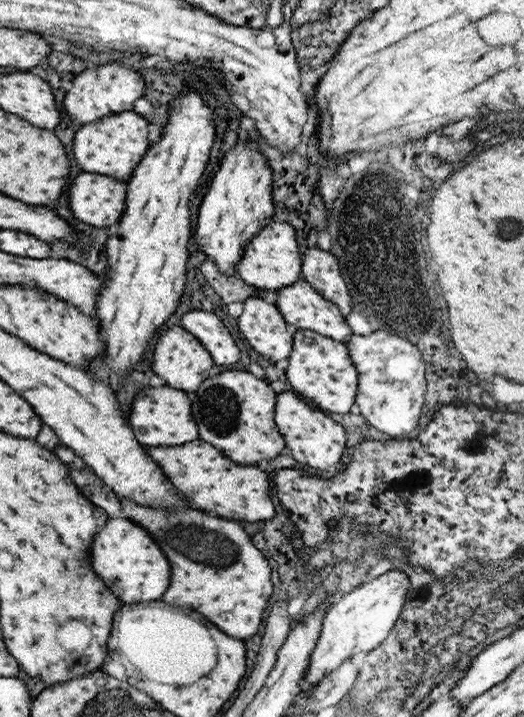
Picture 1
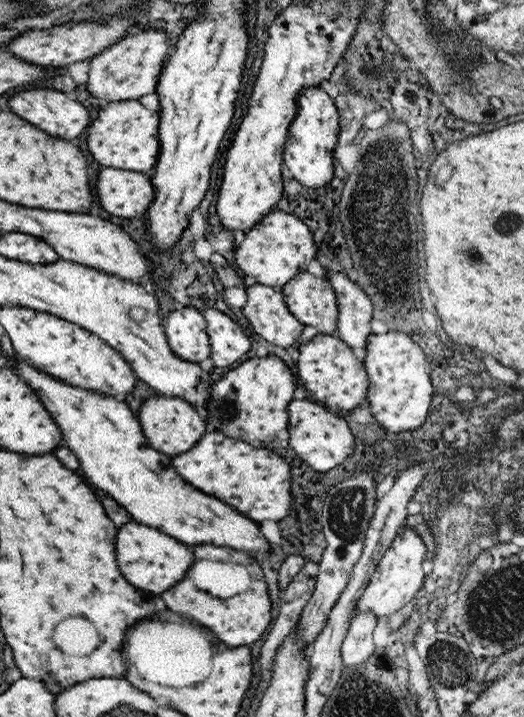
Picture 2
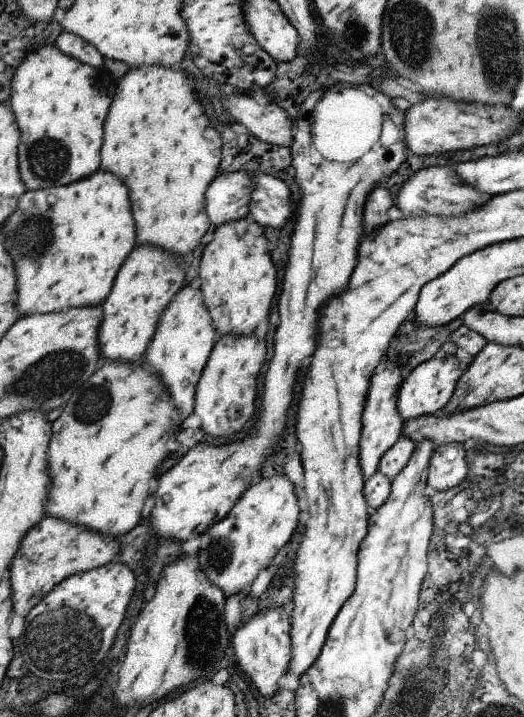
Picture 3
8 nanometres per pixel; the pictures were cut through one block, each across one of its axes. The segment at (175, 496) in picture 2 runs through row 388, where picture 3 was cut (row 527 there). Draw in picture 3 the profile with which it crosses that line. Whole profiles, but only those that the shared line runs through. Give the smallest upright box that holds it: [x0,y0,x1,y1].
[9,518,119,616]

